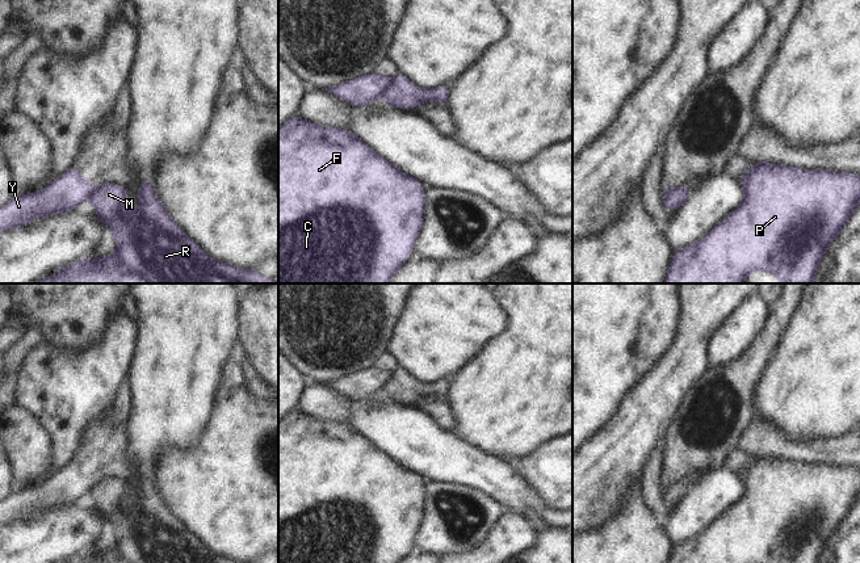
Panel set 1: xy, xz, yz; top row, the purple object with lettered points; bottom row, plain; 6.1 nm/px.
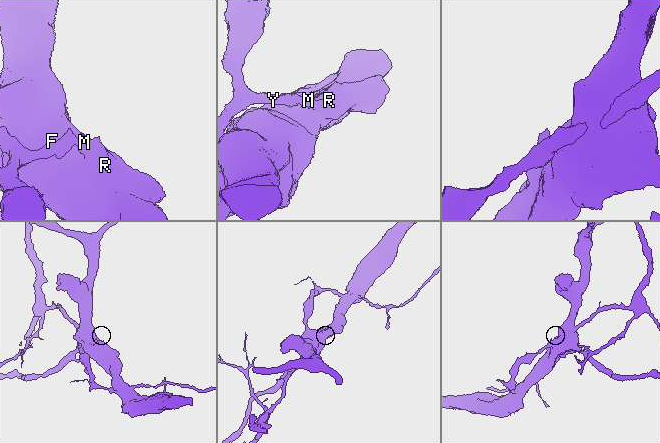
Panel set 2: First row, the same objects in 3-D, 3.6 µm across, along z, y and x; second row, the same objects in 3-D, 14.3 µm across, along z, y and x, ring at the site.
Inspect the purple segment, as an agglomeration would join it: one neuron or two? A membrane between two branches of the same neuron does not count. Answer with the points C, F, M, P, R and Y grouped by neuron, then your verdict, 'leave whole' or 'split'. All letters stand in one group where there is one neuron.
C F M P R / Y; split

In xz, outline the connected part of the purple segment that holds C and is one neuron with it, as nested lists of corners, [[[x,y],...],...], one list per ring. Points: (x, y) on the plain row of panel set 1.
[[[293,409],[278,423],[278,563],[399,563],[412,547],[423,520],[425,484],[414,472],[377,448],[352,425],[323,421]]]

